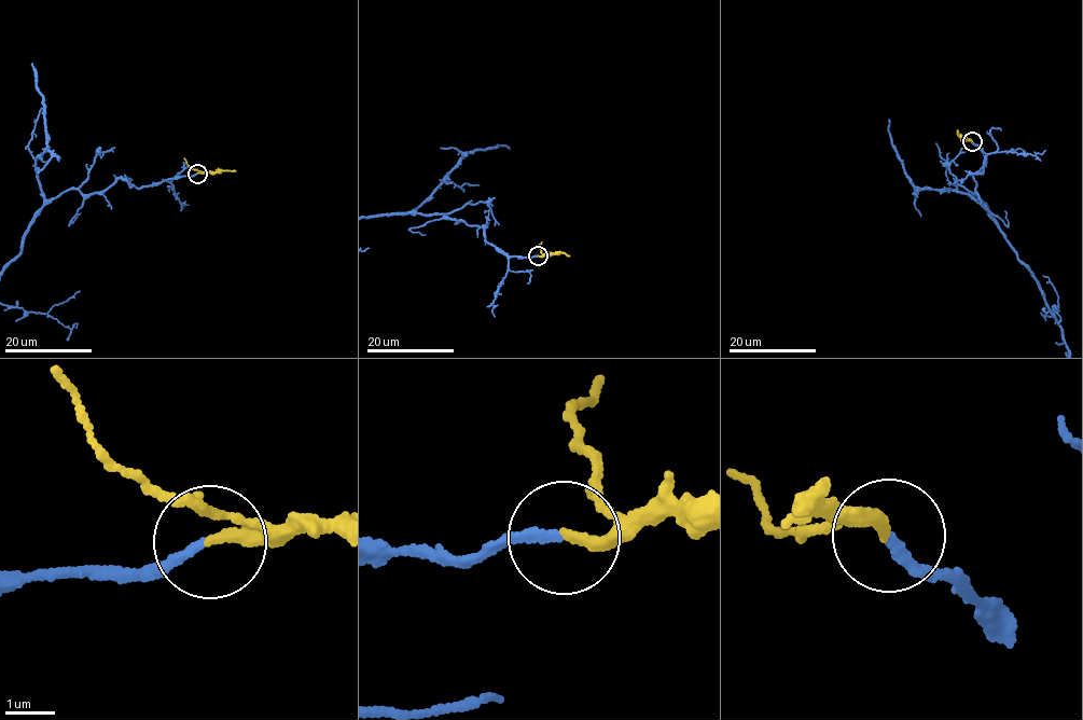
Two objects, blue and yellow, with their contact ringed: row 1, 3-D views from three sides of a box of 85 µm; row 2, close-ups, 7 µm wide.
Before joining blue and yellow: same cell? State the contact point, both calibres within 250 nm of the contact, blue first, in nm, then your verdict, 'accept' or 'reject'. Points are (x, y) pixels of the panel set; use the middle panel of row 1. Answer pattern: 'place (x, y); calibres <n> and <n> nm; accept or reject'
place (538, 255); calibres 160 and 240 nm; accept

